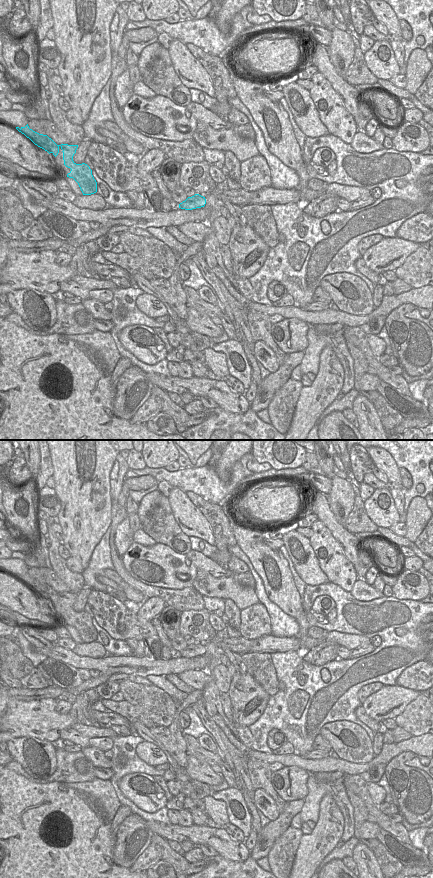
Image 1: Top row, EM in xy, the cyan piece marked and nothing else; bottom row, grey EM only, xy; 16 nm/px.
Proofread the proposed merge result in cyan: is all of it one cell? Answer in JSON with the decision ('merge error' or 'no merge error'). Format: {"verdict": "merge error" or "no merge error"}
{"verdict": "merge error"}

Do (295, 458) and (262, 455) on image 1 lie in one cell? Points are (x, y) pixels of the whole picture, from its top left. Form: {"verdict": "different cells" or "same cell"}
{"verdict": "same cell"}

